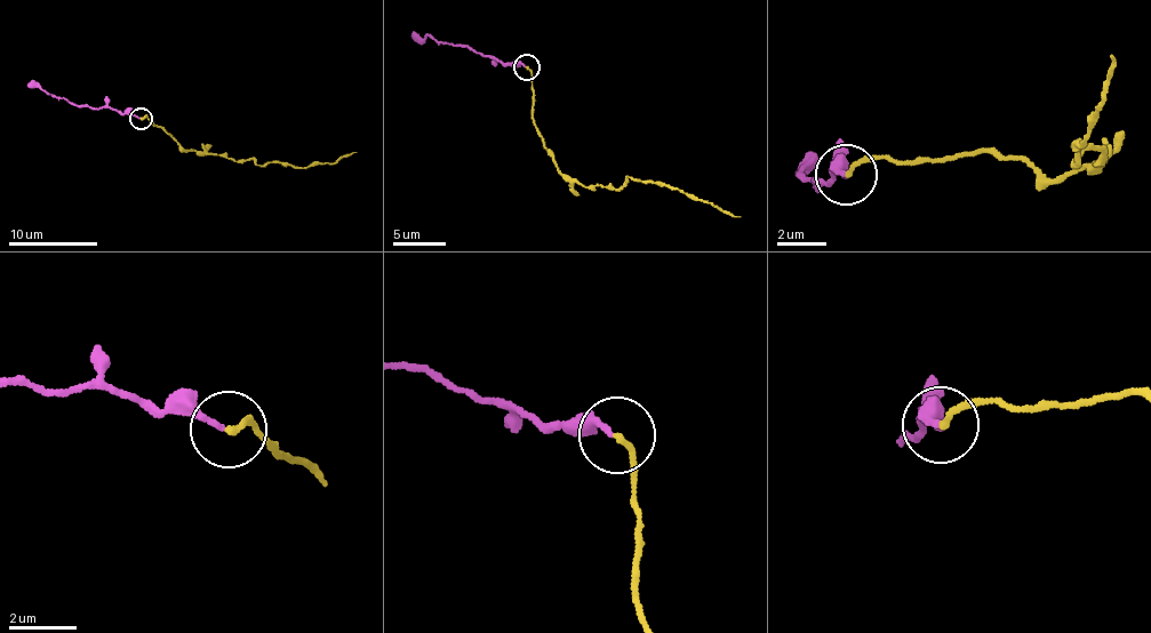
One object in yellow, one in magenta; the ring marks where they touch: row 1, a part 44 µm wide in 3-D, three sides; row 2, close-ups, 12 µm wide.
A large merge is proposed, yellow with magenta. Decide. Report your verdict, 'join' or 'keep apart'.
join

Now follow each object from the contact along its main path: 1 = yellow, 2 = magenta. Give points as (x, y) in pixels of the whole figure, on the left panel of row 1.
1: (140, 118), (145, 114), (156, 127), (185, 149), (258, 165), (286, 162), (295, 167), (334, 162), (356, 153)
2: (140, 118), (112, 109), (78, 106), (55, 97), (42, 88), (26, 86)

